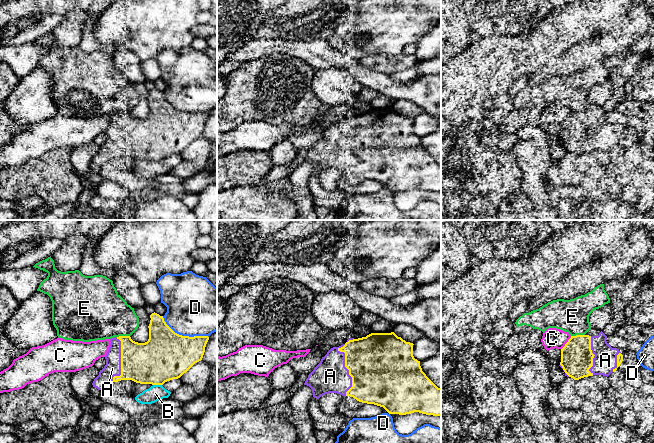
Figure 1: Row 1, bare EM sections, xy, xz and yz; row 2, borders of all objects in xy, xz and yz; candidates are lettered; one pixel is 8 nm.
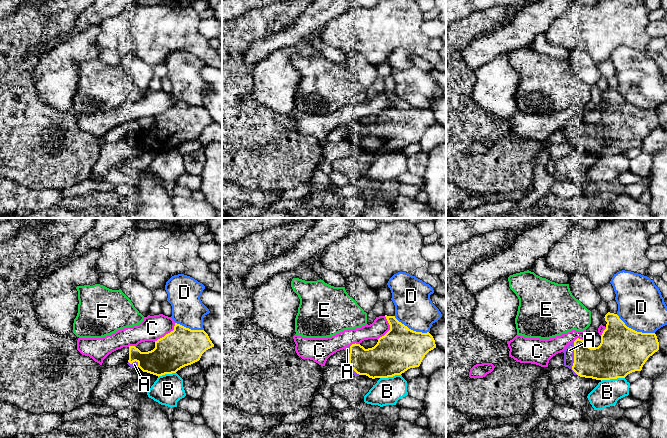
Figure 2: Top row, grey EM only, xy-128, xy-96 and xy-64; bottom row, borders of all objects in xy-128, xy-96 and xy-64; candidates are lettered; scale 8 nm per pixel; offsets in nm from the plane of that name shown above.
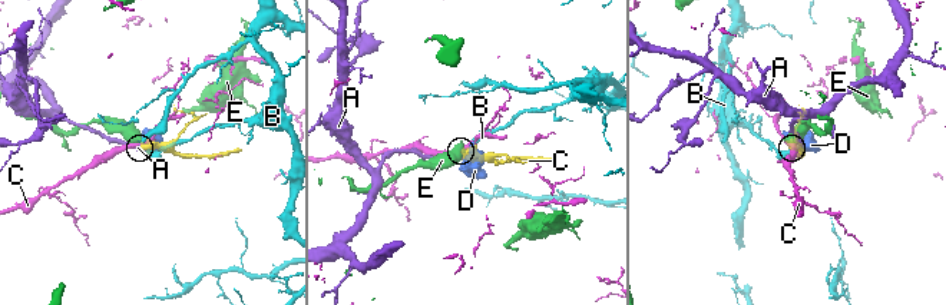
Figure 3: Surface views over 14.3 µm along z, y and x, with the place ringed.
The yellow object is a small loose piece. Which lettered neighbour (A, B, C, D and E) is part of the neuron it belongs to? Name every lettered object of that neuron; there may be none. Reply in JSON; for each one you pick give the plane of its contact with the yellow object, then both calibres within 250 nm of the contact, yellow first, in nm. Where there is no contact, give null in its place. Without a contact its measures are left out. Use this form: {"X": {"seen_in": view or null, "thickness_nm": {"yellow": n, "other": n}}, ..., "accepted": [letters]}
{"A": {"seen_in": "xz", "thickness_nm": {"yellow": 460, "other": 280}}, "accepted": ["A"]}

